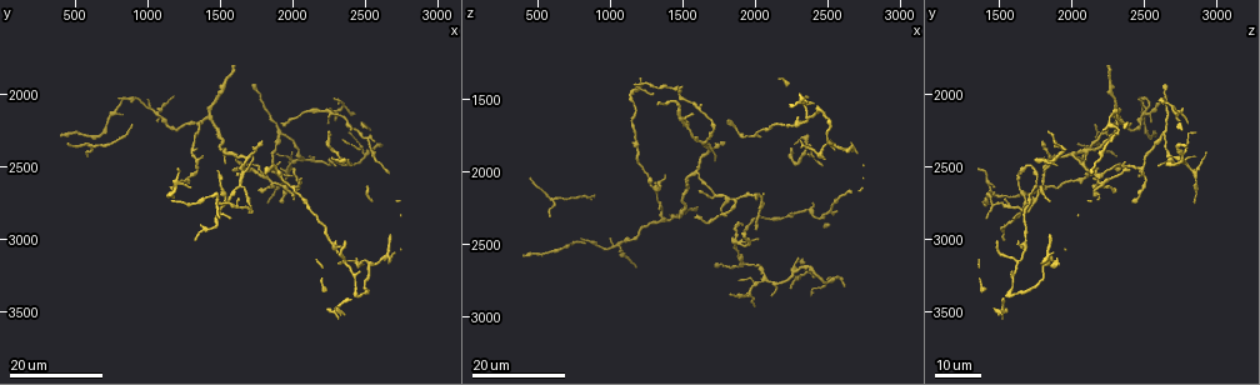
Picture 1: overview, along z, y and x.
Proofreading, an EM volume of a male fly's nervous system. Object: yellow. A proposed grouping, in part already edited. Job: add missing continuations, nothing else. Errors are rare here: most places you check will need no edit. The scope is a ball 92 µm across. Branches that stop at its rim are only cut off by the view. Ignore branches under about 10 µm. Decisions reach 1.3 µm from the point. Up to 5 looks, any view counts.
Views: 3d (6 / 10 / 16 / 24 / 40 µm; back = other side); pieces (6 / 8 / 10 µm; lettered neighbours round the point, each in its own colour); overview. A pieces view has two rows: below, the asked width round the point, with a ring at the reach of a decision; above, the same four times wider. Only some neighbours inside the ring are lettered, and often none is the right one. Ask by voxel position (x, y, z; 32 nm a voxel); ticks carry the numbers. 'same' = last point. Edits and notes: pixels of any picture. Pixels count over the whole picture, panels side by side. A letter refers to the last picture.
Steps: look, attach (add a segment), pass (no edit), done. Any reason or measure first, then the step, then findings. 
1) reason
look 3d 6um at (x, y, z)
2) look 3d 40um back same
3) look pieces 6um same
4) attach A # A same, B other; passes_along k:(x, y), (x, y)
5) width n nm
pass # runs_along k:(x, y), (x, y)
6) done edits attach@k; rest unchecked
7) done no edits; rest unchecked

thin end
look 3d 16um at (2320, 3180, 1800)

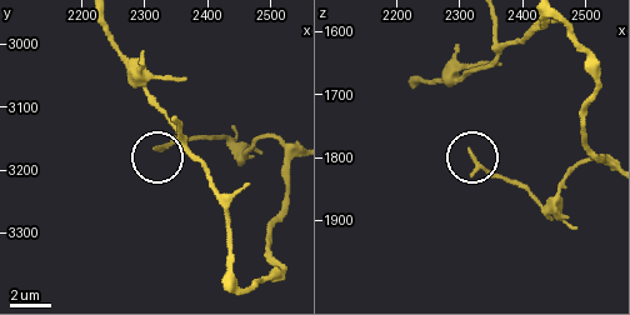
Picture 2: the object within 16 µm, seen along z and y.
look pieces 8um at (2320, 3165, 1790)

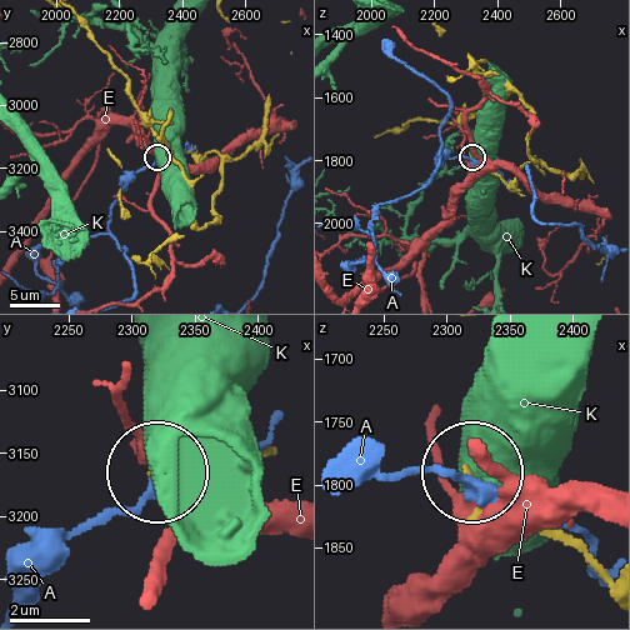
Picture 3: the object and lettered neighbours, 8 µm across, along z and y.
pass # A other, E other, K other; none of them fits

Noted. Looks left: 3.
free end
look 3d 24um at (1580, 2520, 2320)

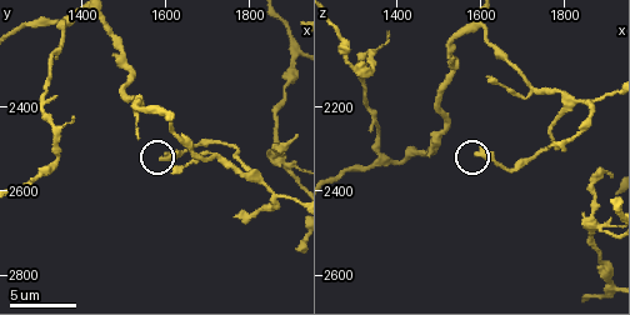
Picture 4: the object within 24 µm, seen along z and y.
look pieces 8um at (1585, 2520, 2310)

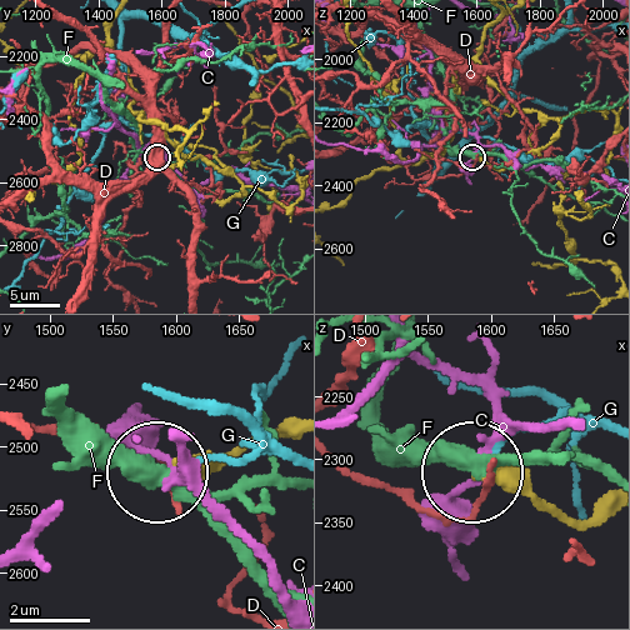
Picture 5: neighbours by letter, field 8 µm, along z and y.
pass # C other, D other, F other, G other; runs_along 5:(601, 498), (571, 518), (474, 470); no lettered segment goes on from it

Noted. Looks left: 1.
done no edits; rest unchecked

